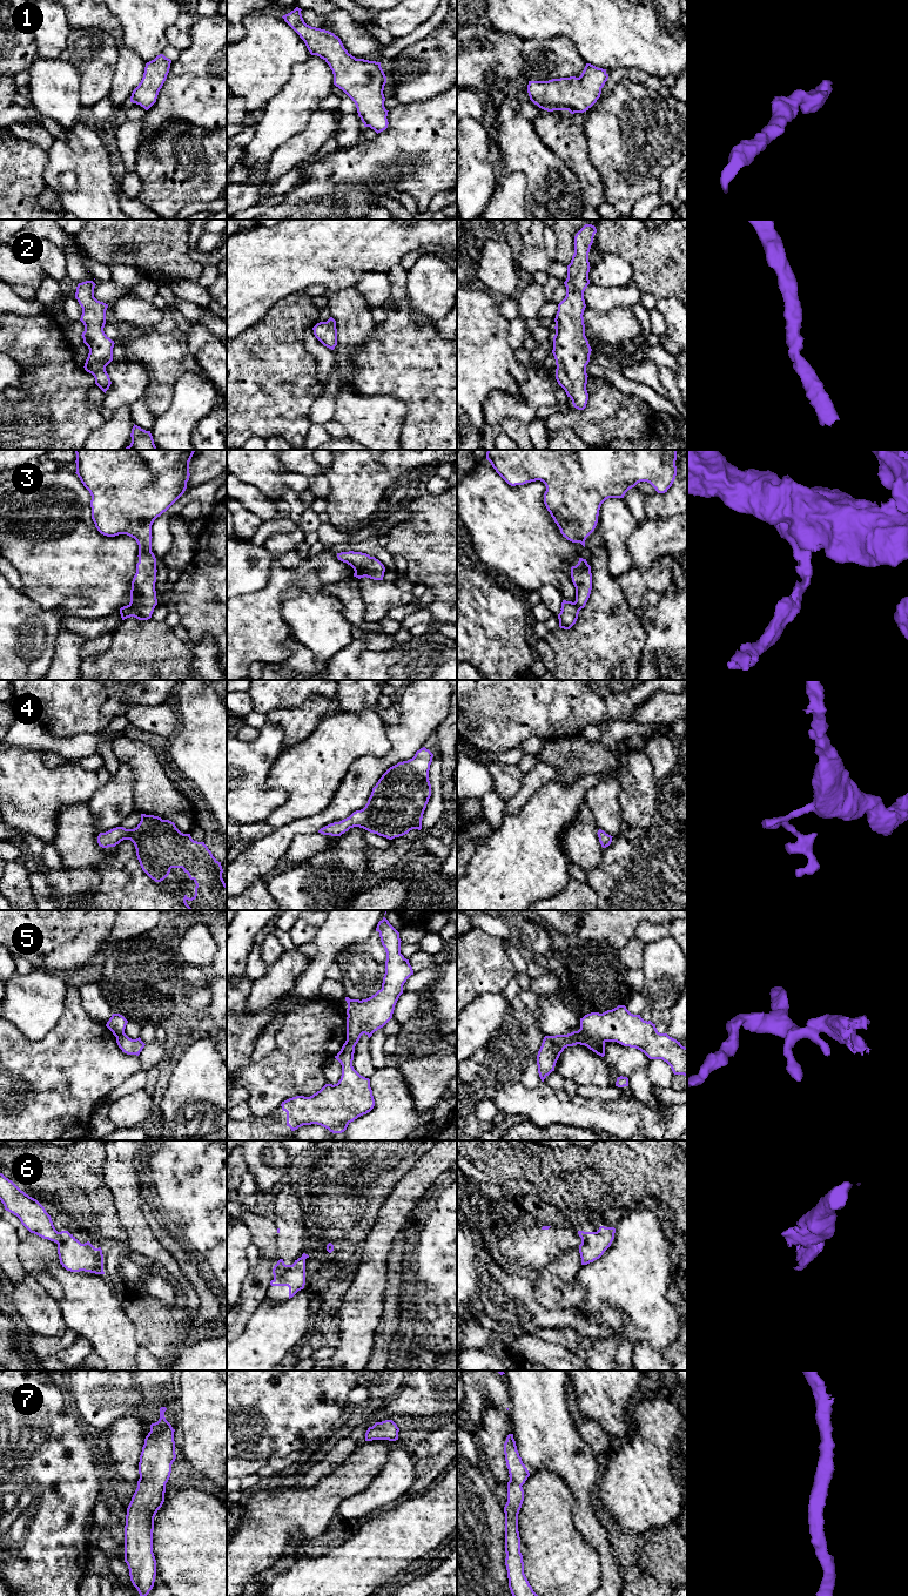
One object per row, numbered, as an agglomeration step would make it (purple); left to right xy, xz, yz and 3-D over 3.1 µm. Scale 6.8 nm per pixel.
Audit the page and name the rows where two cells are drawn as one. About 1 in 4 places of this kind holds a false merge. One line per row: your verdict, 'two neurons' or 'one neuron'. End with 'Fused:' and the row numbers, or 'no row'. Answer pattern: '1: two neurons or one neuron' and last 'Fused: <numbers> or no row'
1: one neuron
2: one neuron
3: one neuron
4: one neuron
5: two neurons
6: two neurons
7: one neuron
Fused: 5, 6

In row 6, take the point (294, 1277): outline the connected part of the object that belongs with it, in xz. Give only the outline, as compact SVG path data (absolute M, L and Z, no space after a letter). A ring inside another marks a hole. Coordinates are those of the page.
M303 1253L280 1278L271 1280L270 1285L288 1286L289 1299L292 1298L298 1291L304 1288L307 1258L309 1258L309 1255Z

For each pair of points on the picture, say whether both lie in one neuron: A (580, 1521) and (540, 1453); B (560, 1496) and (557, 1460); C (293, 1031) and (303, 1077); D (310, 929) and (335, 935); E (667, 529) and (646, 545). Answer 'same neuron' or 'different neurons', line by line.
A: same neuron
B: different neurons
C: same neuron
D: different neurons
E: same neuron

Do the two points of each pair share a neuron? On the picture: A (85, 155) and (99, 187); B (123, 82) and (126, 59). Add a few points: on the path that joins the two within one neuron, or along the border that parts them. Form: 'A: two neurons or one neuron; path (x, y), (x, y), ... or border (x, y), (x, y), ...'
A: one neuron; path (92, 163), (94, 179)
B: one neuron; path (126, 76), (126, 65)

